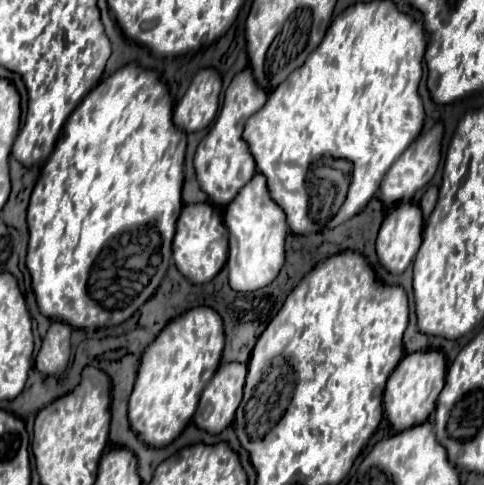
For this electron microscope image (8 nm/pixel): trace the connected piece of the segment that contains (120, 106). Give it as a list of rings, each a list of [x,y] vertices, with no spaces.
[[[127,64],[121,70],[117,70],[113,76],[103,80],[99,86],[95,86],[85,100],[77,106],[77,110],[67,120],[61,138],[57,140],[57,146],[49,160],[43,166],[43,172],[33,188],[29,210],[27,210],[27,224],[29,224],[29,252],[27,252],[27,268],[31,272],[33,290],[37,296],[37,306],[43,316],[49,320],[65,322],[73,328],[89,328],[97,330],[103,326],[117,326],[129,320],[159,288],[169,262],[171,262],[171,242],[175,236],[175,224],[181,214],[183,202],[181,202],[181,188],[183,188],[183,160],[185,160],[185,146],[187,146],[187,134],[179,132],[175,128],[173,120],[173,104],[169,90],[165,84],[157,78],[155,72],[143,70],[137,64]]]

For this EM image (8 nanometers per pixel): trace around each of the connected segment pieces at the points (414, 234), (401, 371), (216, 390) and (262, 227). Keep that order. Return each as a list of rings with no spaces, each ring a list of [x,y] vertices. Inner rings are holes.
[[[399,204],[391,216],[385,216],[377,236],[377,256],[391,274],[403,274],[413,264],[421,246],[423,216],[415,204]]]
[[[437,350],[409,354],[397,364],[397,368],[387,380],[387,388],[383,394],[385,416],[395,432],[409,430],[417,424],[423,424],[429,418],[429,414],[435,410],[437,396],[445,386],[445,372],[447,372],[445,356]]]
[[[223,364],[207,388],[201,394],[199,408],[195,412],[195,424],[209,432],[221,434],[235,420],[235,410],[243,400],[247,366],[245,364]]]
[[[255,174],[255,180],[239,192],[239,200],[225,208],[225,226],[229,232],[229,284],[235,292],[255,292],[269,286],[285,266],[285,238],[289,234],[283,210],[271,200],[267,180]]]

